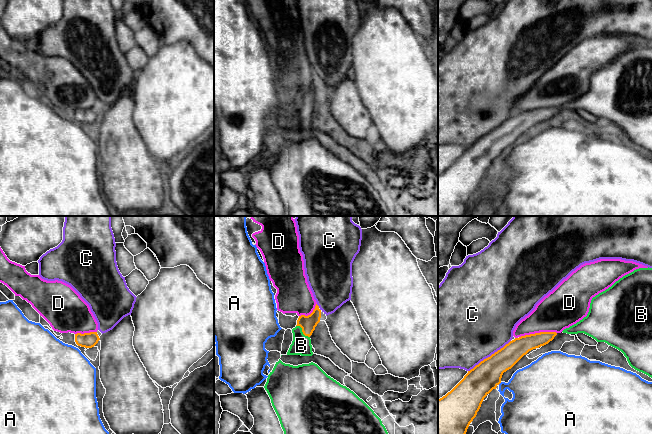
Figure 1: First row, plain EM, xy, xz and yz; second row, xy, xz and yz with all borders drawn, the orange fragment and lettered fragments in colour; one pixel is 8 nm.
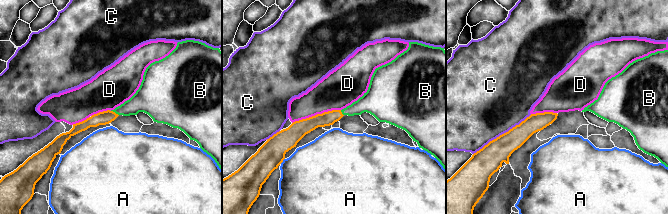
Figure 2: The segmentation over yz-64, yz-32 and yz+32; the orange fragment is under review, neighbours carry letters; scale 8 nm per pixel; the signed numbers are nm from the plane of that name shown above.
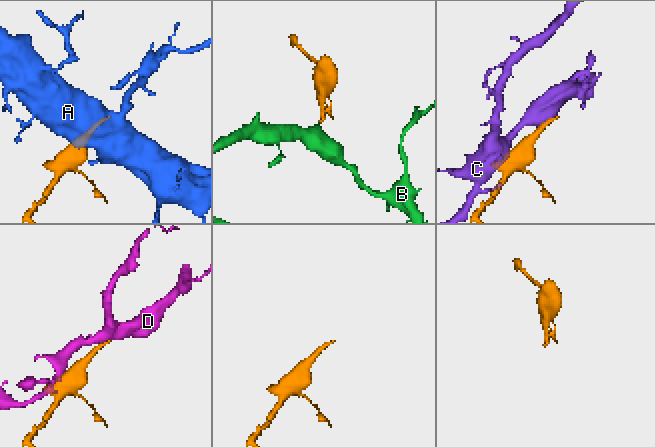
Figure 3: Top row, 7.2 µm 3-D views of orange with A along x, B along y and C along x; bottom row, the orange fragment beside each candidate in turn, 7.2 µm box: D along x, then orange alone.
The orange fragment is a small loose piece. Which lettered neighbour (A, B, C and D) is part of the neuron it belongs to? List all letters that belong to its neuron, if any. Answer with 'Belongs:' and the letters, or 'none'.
Belongs: B

